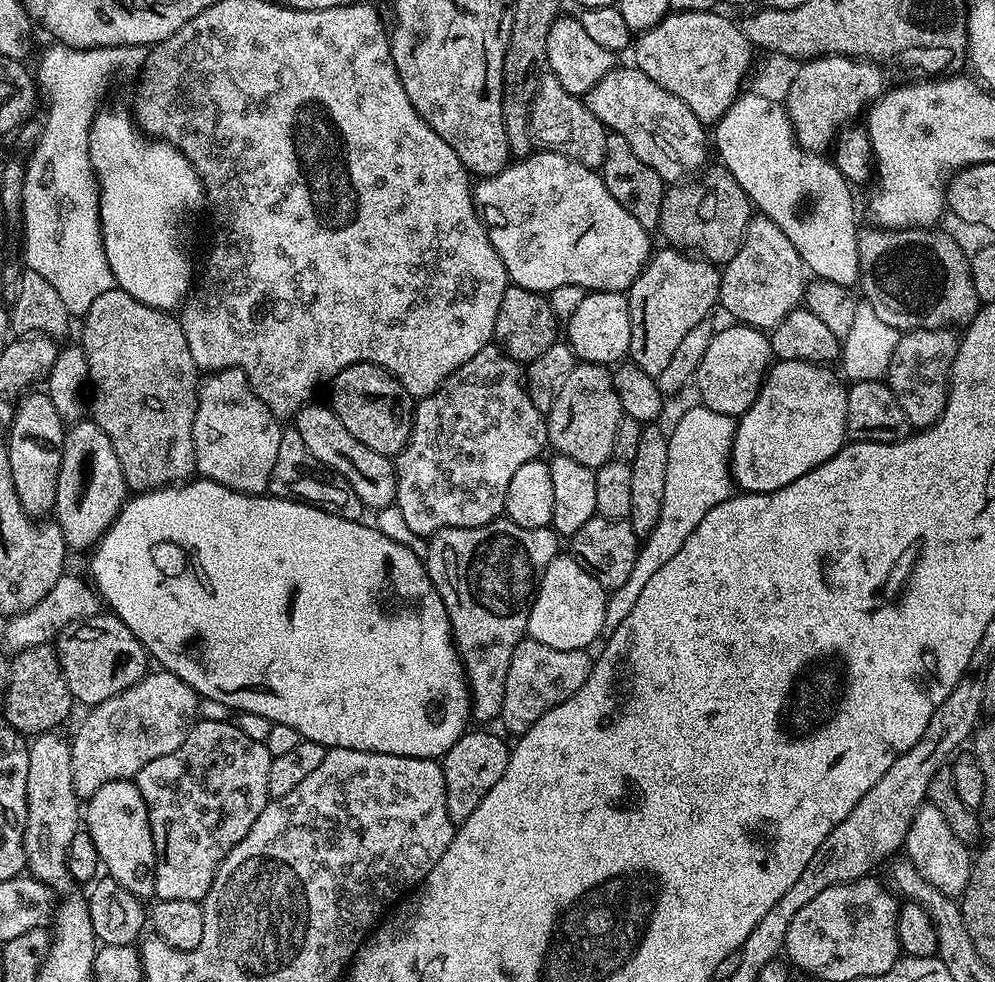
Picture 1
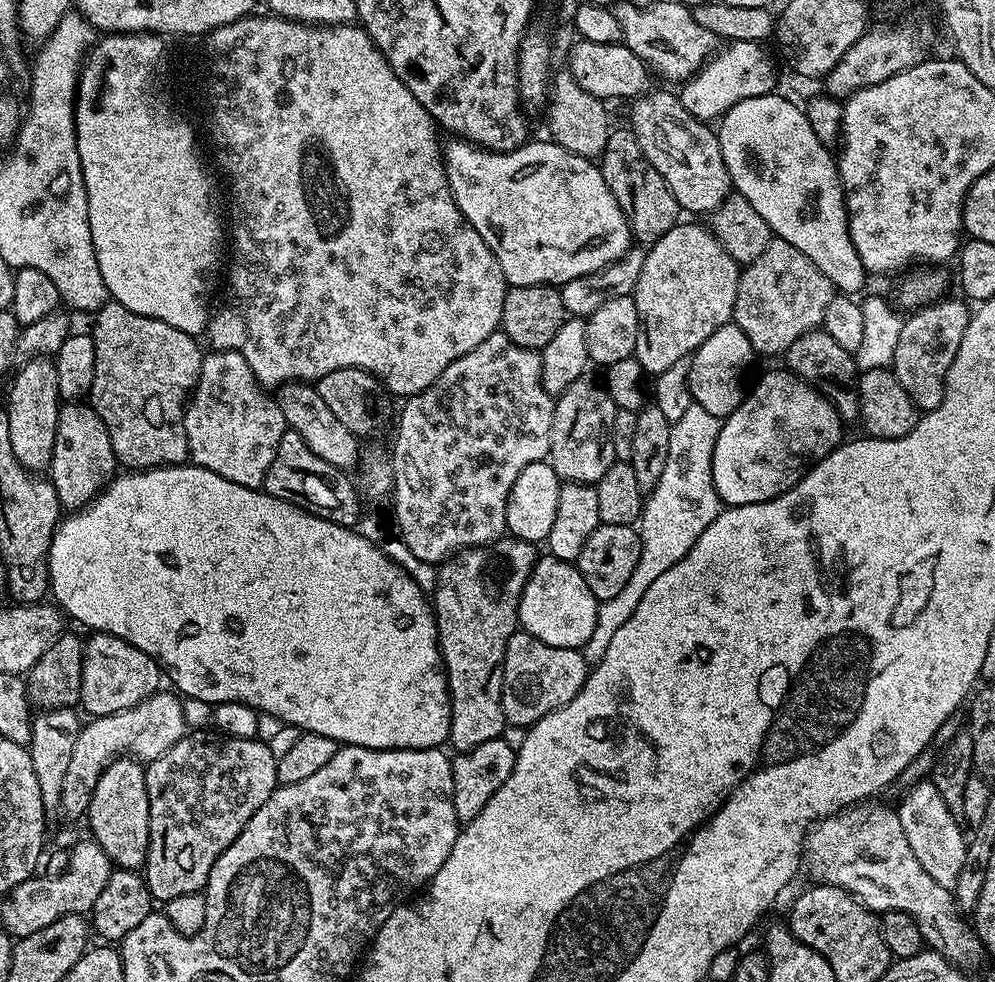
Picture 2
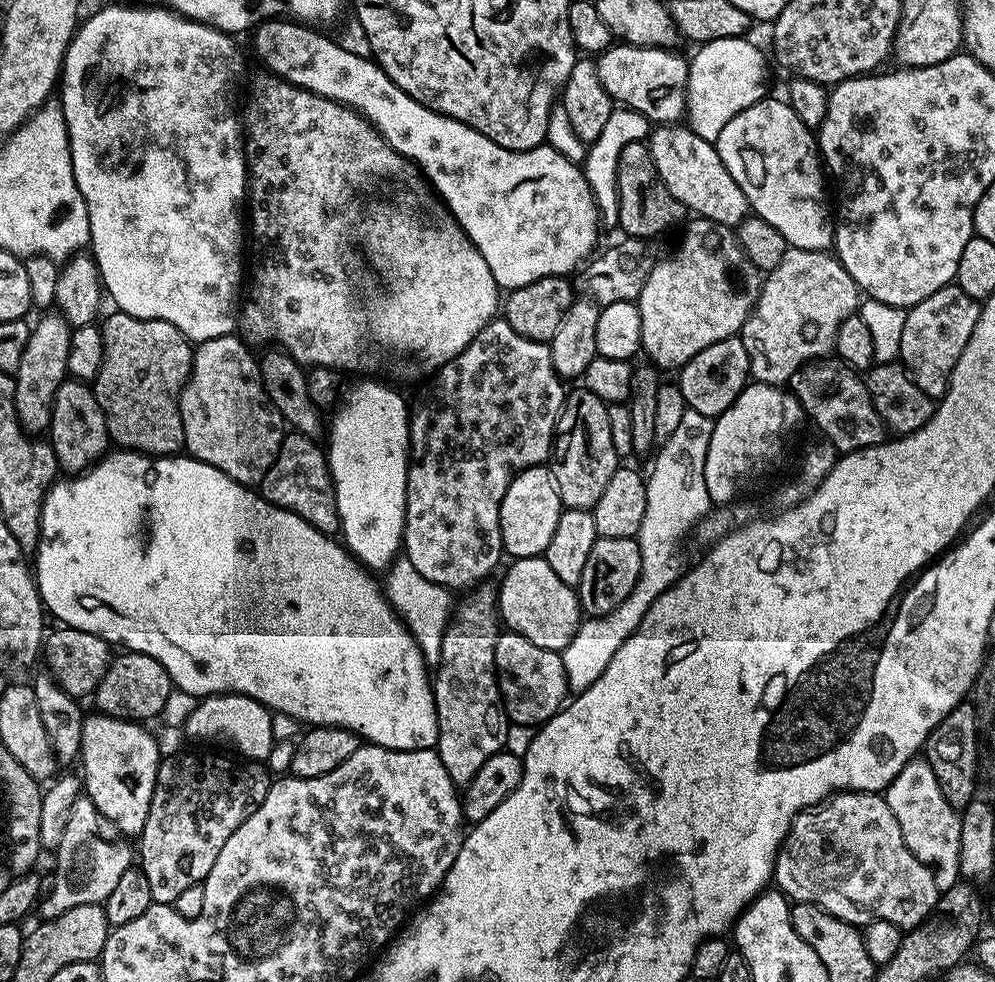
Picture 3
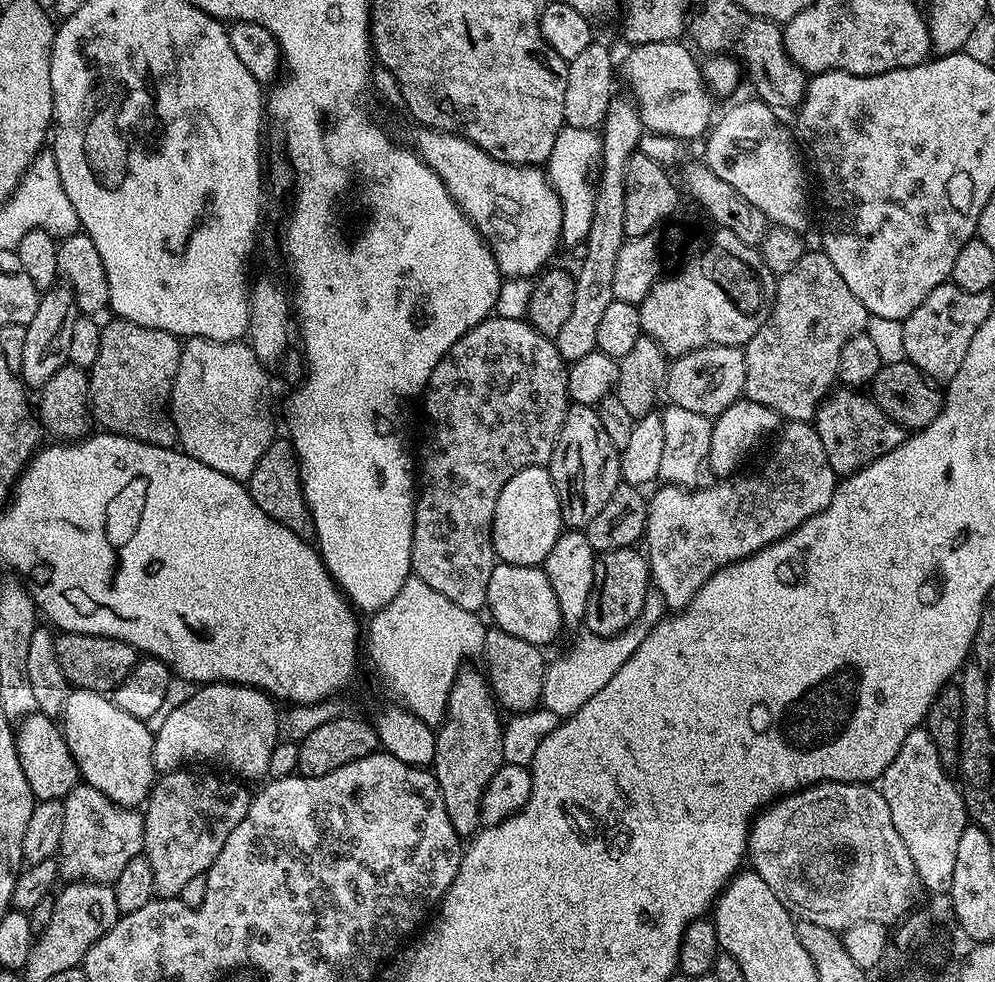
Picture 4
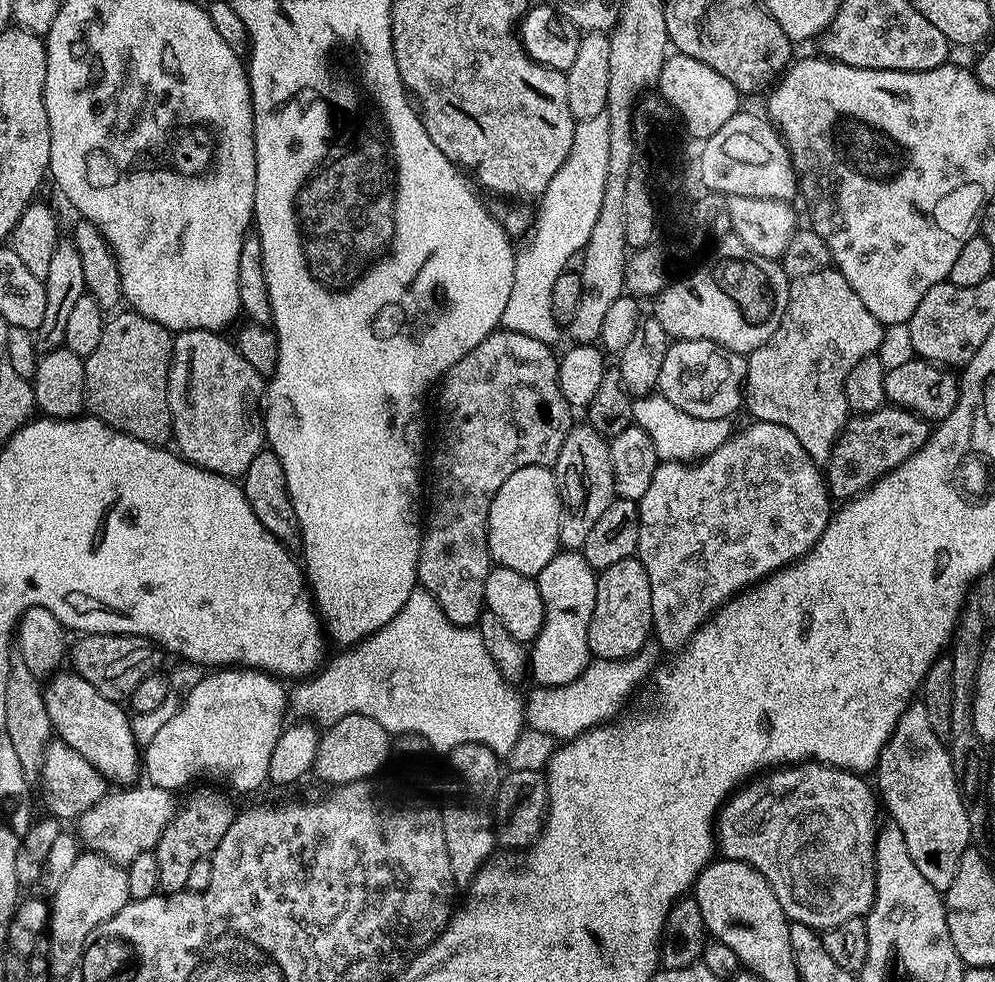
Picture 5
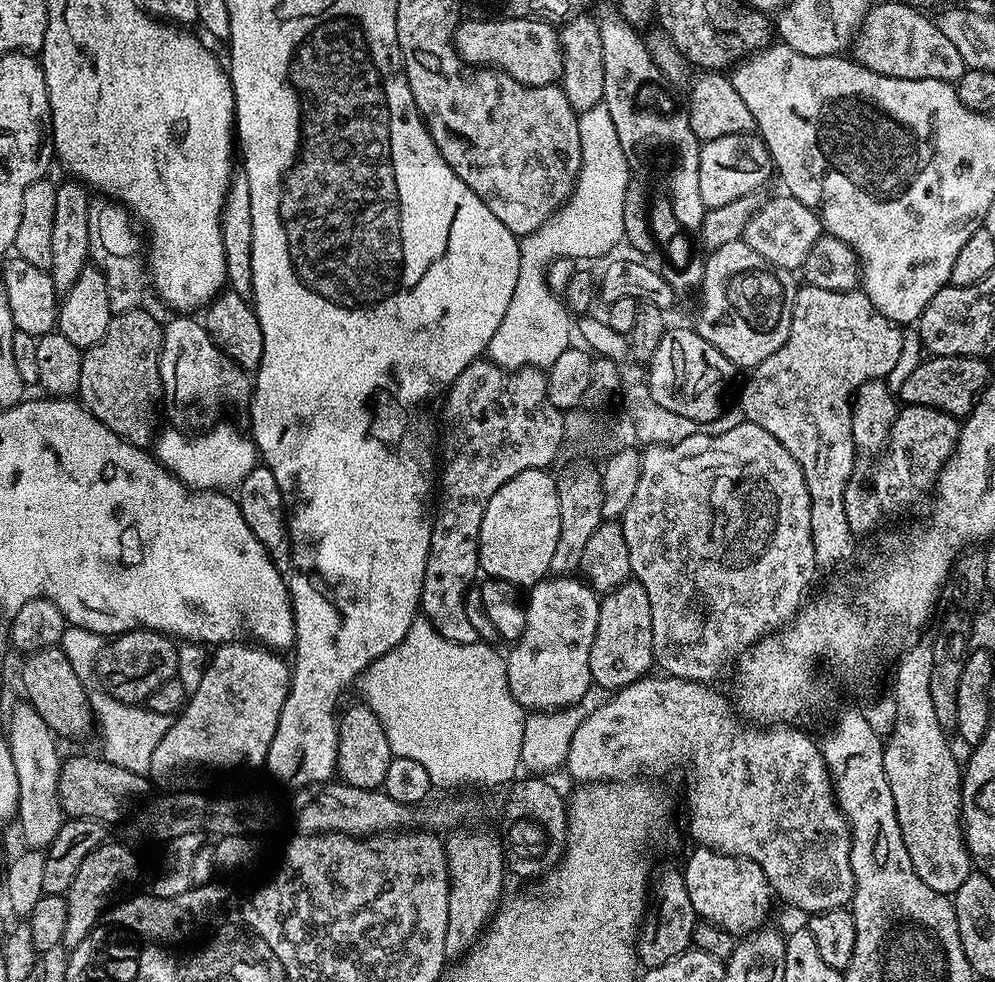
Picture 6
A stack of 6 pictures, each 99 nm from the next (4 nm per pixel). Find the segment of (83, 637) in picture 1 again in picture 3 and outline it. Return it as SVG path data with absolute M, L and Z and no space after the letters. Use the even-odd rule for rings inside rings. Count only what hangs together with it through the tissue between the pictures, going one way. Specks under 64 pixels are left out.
M121 651L109 664L102 682L96 687L94 701L101 713L117 716L119 720L149 722L164 707L169 707L174 696L174 685L166 670L154 658L141 652Z

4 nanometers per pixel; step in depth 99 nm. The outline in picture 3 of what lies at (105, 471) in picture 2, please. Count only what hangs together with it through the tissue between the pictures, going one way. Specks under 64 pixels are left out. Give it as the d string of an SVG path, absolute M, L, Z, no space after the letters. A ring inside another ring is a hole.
M66 378L58 386L56 397L52 403L52 421L48 423L46 432L50 437L50 443L56 455L57 465L63 471L65 468L68 471L65 473L68 474L83 474L87 472L110 448L108 427L106 426L106 418L102 414L102 406L98 406L98 398L95 391L83 380Z

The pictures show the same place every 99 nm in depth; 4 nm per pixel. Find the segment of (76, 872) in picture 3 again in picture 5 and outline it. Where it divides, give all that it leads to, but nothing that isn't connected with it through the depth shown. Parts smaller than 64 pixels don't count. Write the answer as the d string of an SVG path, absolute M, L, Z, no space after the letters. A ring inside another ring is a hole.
M147 782L111 791L94 802L75 821L81 845L89 852L97 852L114 863L127 866L138 854L153 851L162 838L166 826L176 817L177 797Z

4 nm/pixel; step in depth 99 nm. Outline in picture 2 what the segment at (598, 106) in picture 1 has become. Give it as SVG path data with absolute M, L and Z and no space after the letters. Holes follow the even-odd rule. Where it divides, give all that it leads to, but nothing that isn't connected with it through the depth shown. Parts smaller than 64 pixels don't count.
M674 91L645 94L631 101L630 127L642 146L642 154L662 174L670 194L685 213L711 214L721 208L733 191L732 179L722 158L720 137L707 123L692 116L683 106L681 97Z

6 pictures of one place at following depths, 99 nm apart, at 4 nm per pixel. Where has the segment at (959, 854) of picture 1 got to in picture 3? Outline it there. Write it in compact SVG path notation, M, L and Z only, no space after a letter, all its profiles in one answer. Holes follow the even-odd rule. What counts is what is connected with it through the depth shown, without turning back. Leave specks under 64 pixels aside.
M913 758L884 789L883 798L890 806L890 814L898 818L898 830L902 830L902 842L932 872L934 886L938 891L950 890L961 879L958 862L958 846L962 842L962 826L960 812L946 802L942 794L942 786L938 786L938 778L934 778L934 770L930 770L928 761Z

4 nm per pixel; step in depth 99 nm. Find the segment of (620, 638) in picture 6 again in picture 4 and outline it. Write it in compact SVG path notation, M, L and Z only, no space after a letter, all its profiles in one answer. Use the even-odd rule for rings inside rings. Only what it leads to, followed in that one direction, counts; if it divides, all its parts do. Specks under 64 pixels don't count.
M639 547L599 553L594 562L594 586L586 602L583 627L588 627L585 629L594 636L613 636L624 632L635 622L638 614L642 614L642 606L649 594L648 558Z

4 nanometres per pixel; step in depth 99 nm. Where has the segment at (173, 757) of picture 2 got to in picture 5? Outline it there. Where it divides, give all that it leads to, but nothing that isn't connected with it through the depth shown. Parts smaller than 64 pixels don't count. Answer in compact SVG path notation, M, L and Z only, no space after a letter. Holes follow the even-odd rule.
M200 788L197 792L191 792L187 793L188 801L185 804L183 801L177 807L176 817L166 826L154 849L158 858L158 886L164 894L185 891L186 878L194 862L211 857L238 815L237 809L232 809L232 800L227 796L227 791L224 793L215 792L212 788Z

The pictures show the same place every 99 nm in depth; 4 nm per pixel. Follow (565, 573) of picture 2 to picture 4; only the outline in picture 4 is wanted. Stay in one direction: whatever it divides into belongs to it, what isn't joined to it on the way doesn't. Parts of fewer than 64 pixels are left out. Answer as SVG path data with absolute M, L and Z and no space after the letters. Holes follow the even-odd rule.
M498 562L490 574L486 608L487 611L492 611L491 623L495 627L537 646L550 643L564 624L558 610L558 597L550 586L550 578L546 578L544 569L540 566L531 568Z

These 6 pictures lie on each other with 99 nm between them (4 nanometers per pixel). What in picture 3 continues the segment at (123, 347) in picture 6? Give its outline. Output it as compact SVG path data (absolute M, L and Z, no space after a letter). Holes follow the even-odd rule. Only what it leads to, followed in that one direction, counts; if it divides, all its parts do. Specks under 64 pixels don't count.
M119 310L113 316L105 315L100 328L104 353L102 366L94 381L98 406L106 418L108 438L124 450L142 452L146 456L170 456L184 448L184 431L180 417L180 392L192 372L193 345L170 322L134 318Z

